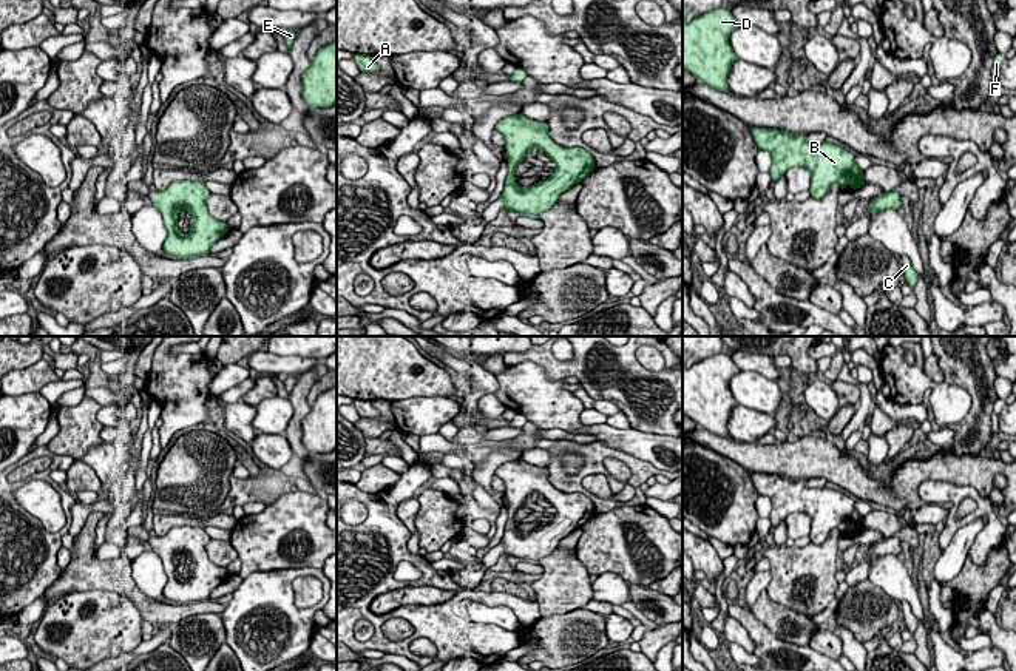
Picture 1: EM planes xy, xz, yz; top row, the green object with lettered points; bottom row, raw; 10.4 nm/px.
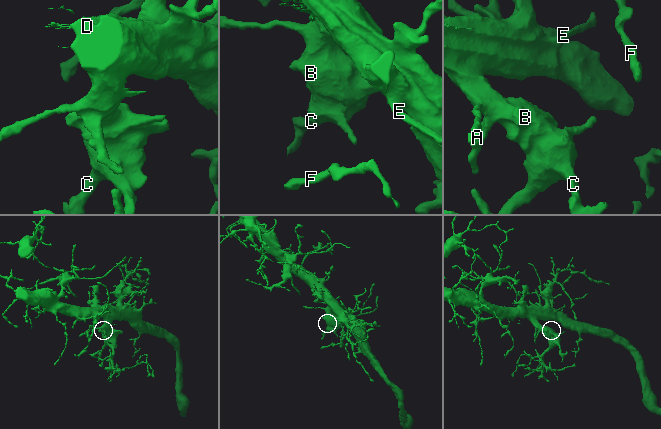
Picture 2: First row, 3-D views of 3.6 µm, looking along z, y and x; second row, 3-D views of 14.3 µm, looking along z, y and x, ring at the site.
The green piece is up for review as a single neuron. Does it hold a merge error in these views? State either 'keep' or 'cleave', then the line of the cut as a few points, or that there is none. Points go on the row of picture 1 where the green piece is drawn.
keep | no cut

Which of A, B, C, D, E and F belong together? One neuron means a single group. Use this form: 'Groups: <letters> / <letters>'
Groups: A B C D E F

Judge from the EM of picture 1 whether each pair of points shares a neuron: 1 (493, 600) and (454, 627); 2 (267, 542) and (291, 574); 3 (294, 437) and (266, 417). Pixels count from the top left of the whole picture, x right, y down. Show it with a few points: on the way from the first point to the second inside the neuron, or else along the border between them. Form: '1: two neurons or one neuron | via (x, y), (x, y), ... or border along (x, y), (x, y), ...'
1: one neuron | via (477, 596), (460, 594), (451, 603), (451, 611)
2: two neurons | border along (320, 568), (275, 568), (252, 573)
3: two neurons | border along (289, 398), (292, 417), (284, 432)

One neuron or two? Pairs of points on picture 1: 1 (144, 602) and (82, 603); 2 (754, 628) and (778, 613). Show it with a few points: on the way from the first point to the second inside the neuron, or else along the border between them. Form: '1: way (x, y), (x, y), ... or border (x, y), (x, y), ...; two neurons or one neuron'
1: border (96, 590), (110, 590), (124, 596), (144, 619); two neurons
2: border (749, 611), (775, 636), (792, 644); two neurons

